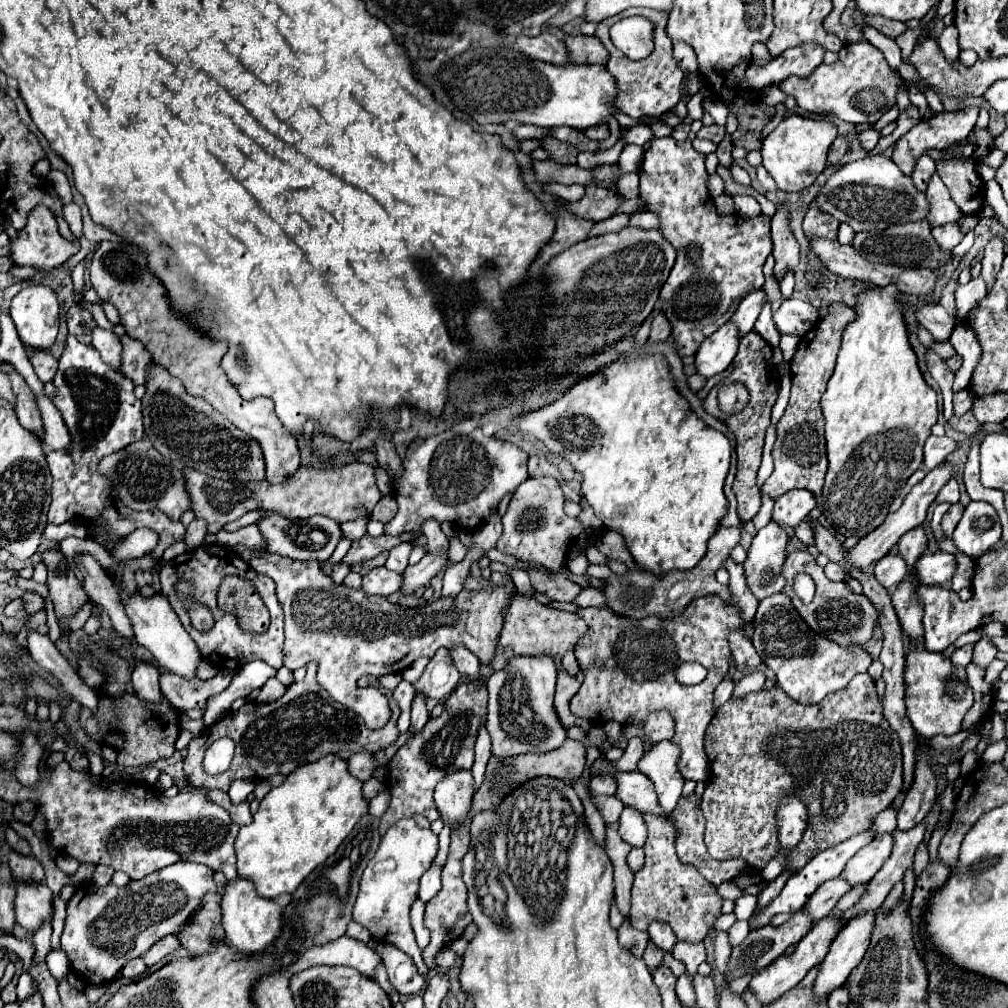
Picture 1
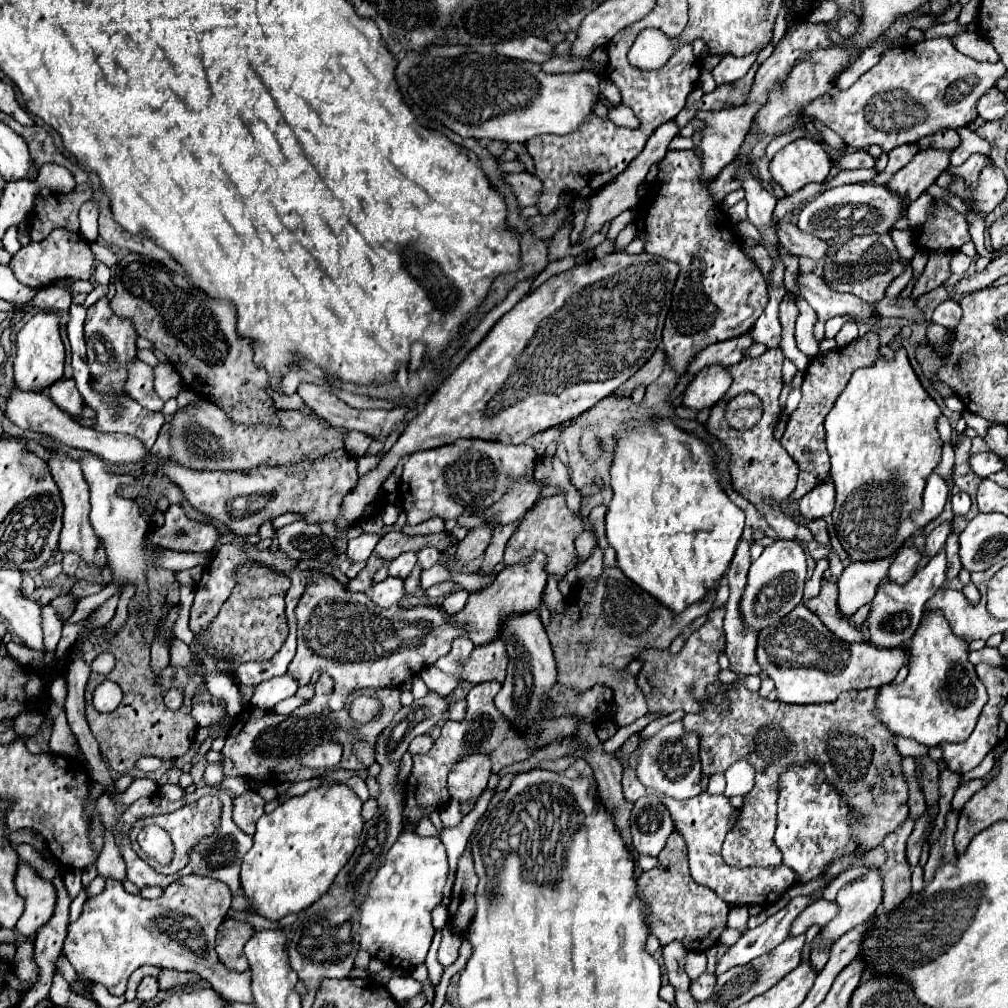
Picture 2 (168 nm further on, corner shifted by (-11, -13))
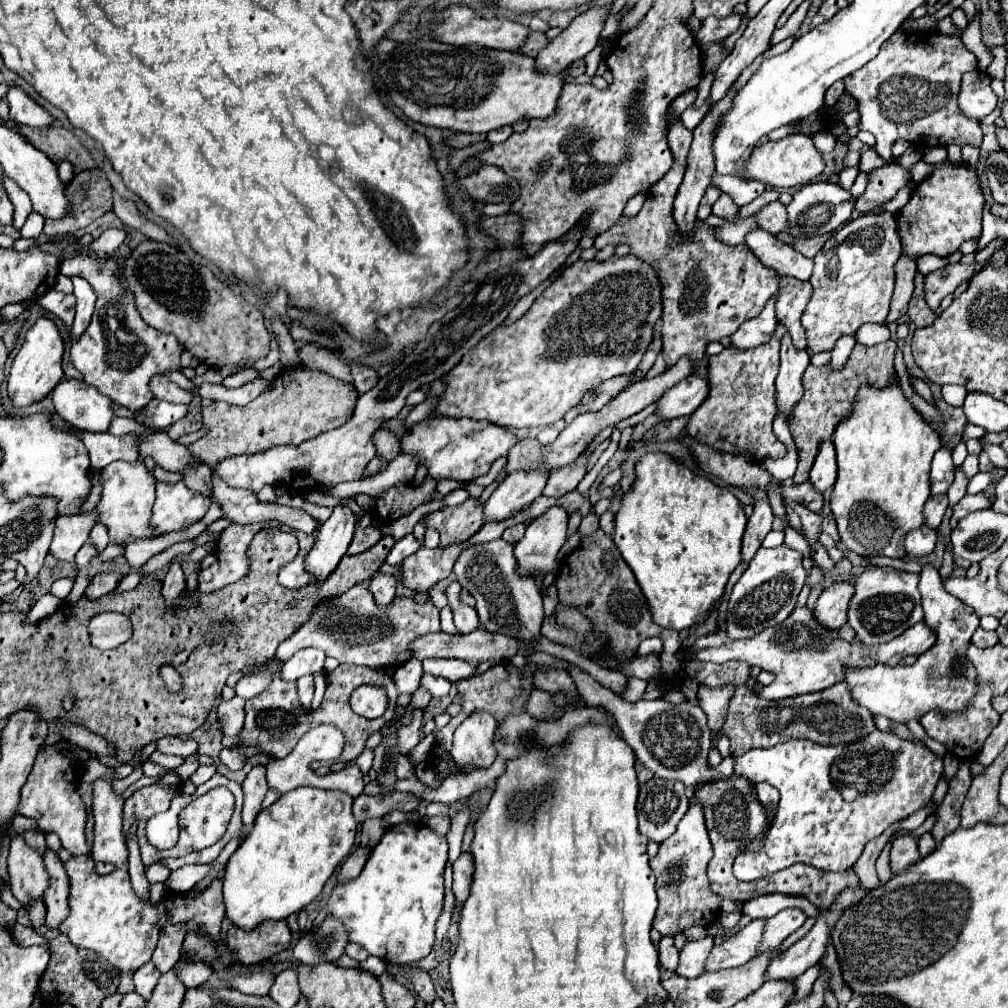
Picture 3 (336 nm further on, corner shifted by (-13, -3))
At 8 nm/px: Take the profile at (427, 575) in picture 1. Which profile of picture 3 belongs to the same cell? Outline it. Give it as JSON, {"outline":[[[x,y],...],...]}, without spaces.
{"outline":[[[514,472],[514,476],[508,476],[484,504],[484,524],[506,520],[530,506],[542,494],[546,480],[548,476],[542,476],[542,472]]]}

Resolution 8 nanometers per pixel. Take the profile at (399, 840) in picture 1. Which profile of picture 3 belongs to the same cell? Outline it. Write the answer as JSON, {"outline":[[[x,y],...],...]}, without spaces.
{"outline":[[[398,824],[398,826],[392,826],[390,830],[384,832],[382,840],[378,842],[378,846],[372,850],[370,854],[370,862],[366,862],[362,874],[354,880],[350,880],[348,884],[344,886],[336,886],[332,896],[327,902],[325,910],[321,910],[316,919],[313,922],[313,927],[319,926],[324,918],[328,914],[334,914],[336,918],[340,918],[348,930],[348,940],[350,942],[356,942],[360,944],[362,948],[366,948],[372,956],[378,956],[390,964],[410,964],[410,962],[416,962],[420,958],[426,958],[432,950],[432,944],[434,944],[434,924],[438,920],[438,914],[442,912],[442,906],[444,906],[444,866],[446,866],[446,860],[448,860],[448,842],[444,836],[436,834],[432,828],[428,828],[426,824]]]}

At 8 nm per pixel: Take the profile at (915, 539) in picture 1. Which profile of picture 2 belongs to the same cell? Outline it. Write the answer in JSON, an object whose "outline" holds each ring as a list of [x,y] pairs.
{"outline":[[[944,522],[940,526],[936,526],[930,536],[926,538],[926,548],[924,548],[924,554],[926,556],[936,556],[936,552],[946,544],[946,538],[952,530],[952,522]]]}

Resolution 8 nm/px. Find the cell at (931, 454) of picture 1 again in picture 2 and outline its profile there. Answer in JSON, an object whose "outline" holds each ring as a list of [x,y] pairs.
{"outline":[[[992,452],[974,454],[974,456],[970,458],[970,466],[972,466],[972,470],[974,470],[980,478],[986,478],[986,476],[992,474],[992,472],[1006,470],[1004,460],[1002,460],[998,454],[992,454]]]}

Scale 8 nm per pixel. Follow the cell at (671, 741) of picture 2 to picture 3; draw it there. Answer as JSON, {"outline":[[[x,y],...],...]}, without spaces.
{"outline":[[[570,668],[570,676],[588,706],[602,706],[614,714],[614,720],[618,722],[626,744],[636,754],[636,760],[644,764],[650,772],[654,772],[654,776],[664,780],[680,780],[686,788],[732,776],[732,756],[722,760],[718,768],[710,768],[706,762],[710,750],[710,728],[706,714],[698,704],[682,702],[674,706],[662,698],[626,702],[606,686],[598,684],[590,674],[580,668]]]}

